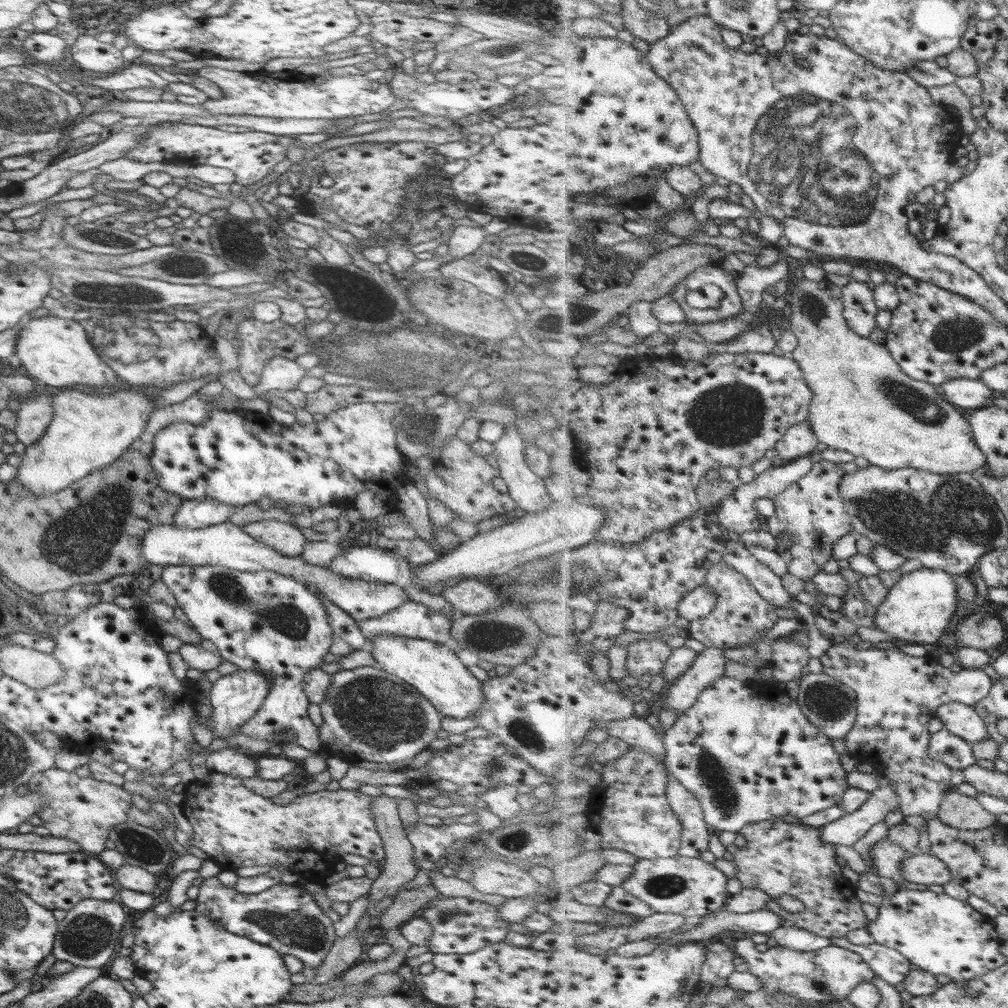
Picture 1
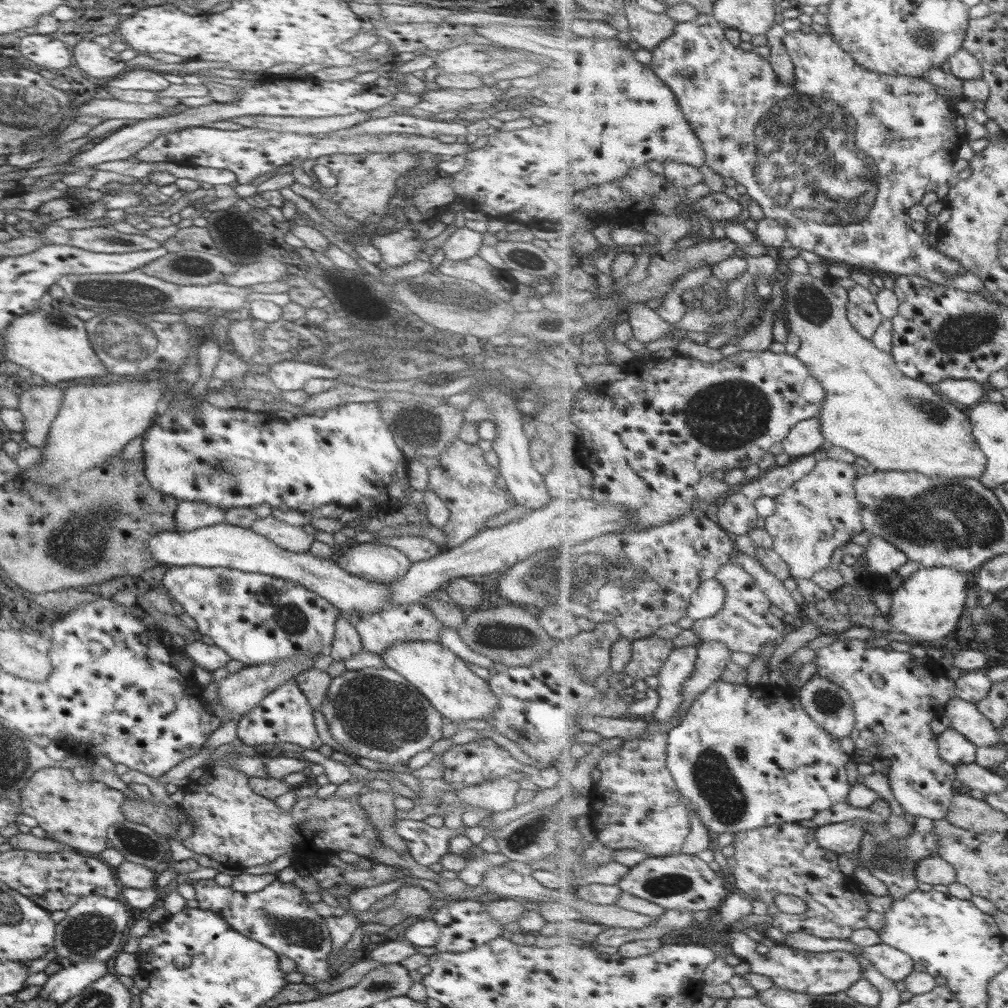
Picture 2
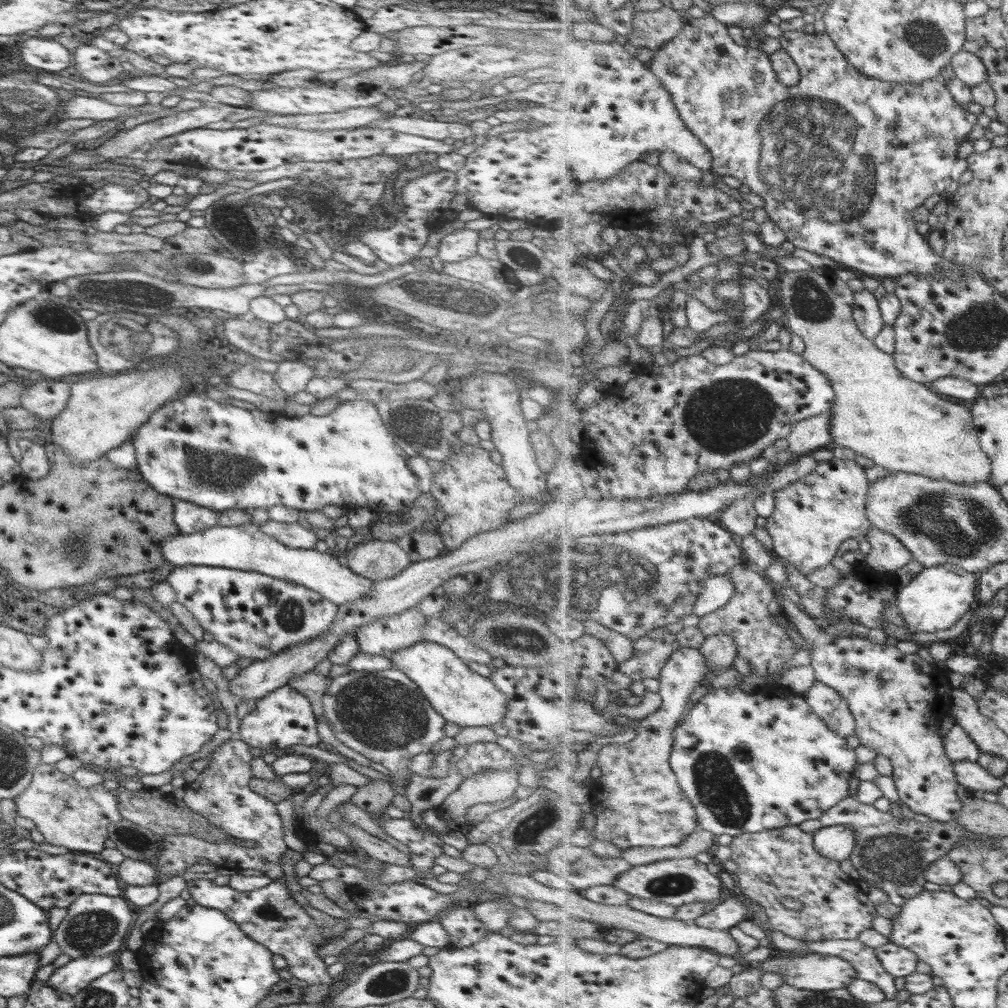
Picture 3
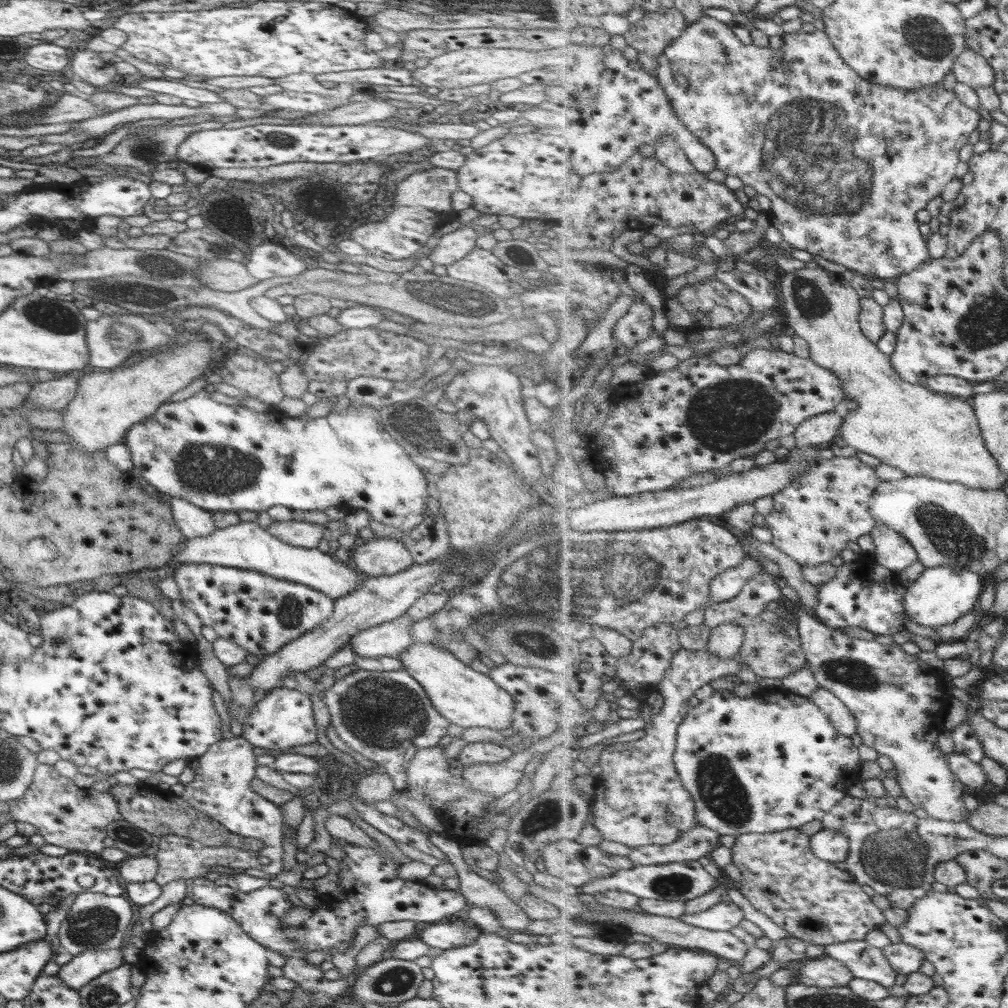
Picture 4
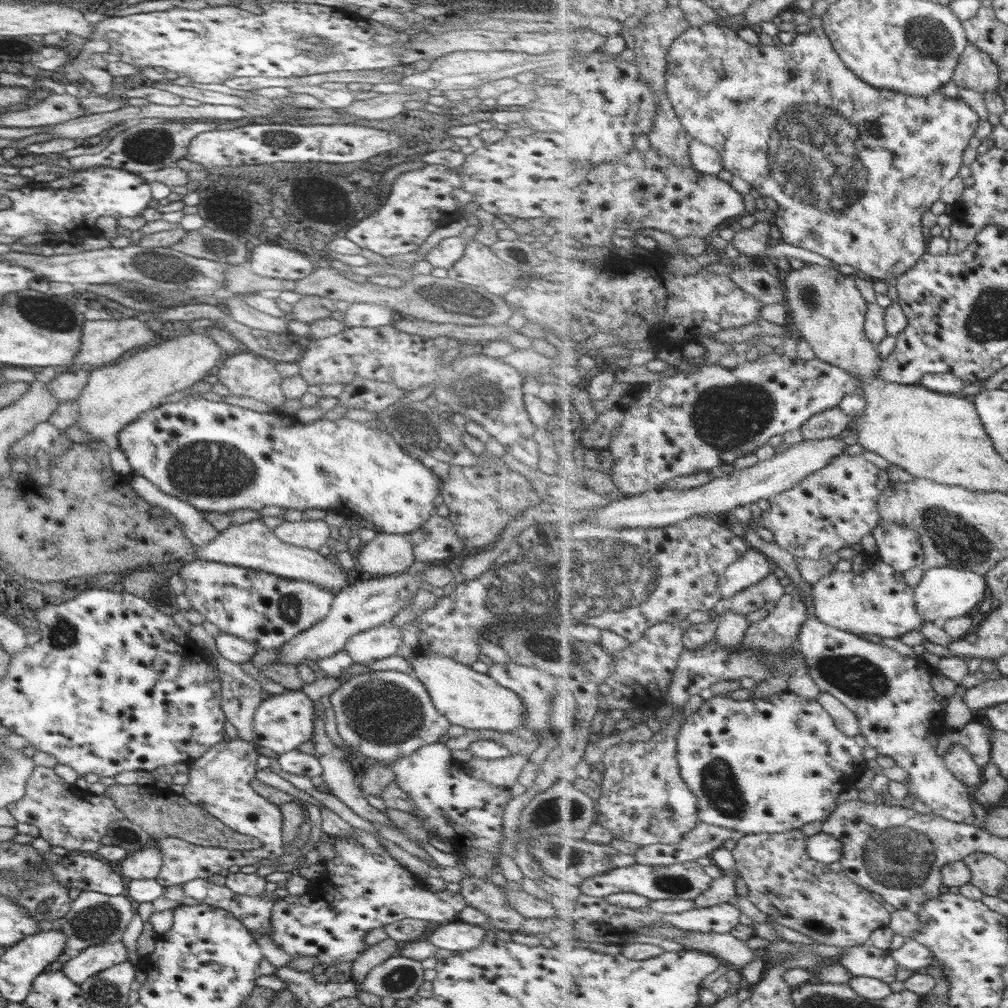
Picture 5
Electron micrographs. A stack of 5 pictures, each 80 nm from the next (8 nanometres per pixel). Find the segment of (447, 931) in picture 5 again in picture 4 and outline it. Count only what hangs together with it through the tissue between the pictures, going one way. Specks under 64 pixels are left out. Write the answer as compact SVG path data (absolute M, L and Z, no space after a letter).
M447 921L427 924L421 932L418 939L424 942L428 947L439 948L439 950L449 950L450 948L459 948L473 944L480 935L481 930L475 927L460 927Z

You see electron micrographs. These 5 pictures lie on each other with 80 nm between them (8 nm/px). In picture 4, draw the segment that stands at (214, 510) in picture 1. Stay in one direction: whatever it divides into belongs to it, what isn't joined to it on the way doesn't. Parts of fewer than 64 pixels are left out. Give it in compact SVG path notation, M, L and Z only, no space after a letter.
M168 497L167 499L173 520L186 539L207 536L216 529L206 509L197 508L182 498Z

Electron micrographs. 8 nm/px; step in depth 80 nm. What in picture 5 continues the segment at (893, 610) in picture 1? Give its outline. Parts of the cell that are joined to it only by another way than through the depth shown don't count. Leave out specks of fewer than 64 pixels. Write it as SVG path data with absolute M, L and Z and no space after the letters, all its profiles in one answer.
M951 567L924 569L921 582L914 588L915 608L925 622L940 625L957 617L965 617L985 600L989 593L986 578L977 572Z

